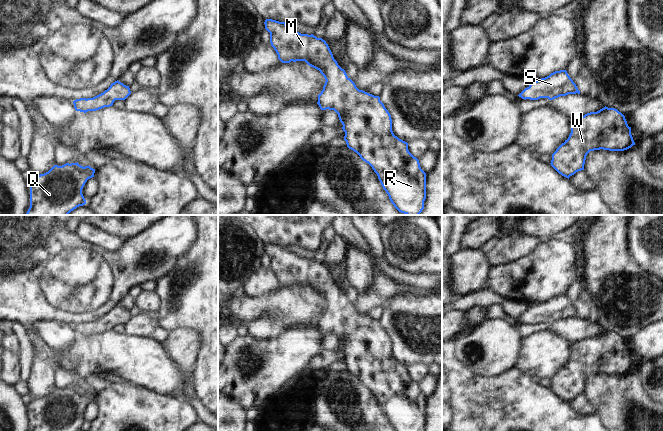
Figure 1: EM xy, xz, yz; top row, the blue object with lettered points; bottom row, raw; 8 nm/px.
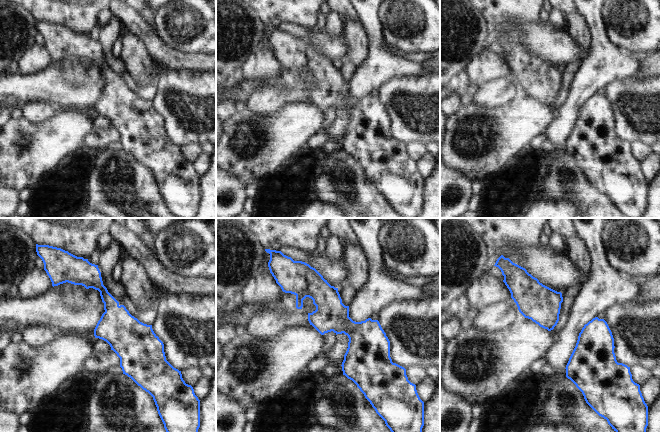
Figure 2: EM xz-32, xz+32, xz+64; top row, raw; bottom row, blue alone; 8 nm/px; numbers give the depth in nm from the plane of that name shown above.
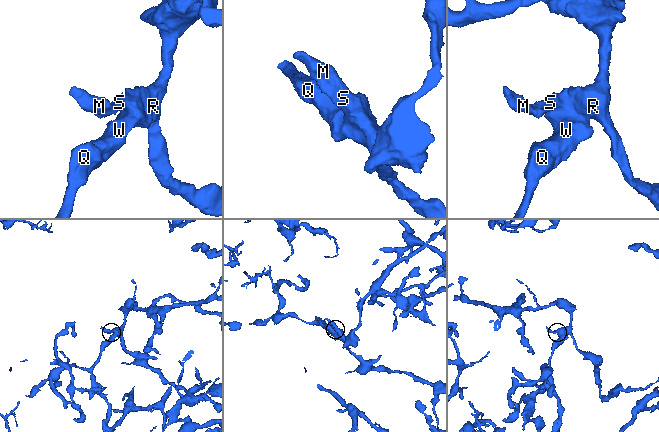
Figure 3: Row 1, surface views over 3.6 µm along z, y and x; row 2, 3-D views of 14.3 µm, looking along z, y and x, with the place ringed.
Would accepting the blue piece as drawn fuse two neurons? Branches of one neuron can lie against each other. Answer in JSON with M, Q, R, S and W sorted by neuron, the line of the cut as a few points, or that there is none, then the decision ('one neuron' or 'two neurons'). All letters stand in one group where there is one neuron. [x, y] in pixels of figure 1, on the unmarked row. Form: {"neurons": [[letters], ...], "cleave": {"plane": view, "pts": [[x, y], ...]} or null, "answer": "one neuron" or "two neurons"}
{"neurons": [["M", "Q", "R", "S", "W"]], "cleave": null, "answer": "one neuron"}

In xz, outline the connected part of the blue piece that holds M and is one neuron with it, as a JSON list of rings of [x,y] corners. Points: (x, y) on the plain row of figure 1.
[[[266,243],[264,248],[270,257],[271,270],[282,287],[305,285],[324,300],[326,305],[317,328],[321,334],[334,334],[338,338],[347,371],[372,391],[394,431],[424,431],[426,397],[421,393],[419,384],[409,376],[408,367],[394,359],[391,339],[380,321],[356,311],[322,262],[301,258],[285,246]]]

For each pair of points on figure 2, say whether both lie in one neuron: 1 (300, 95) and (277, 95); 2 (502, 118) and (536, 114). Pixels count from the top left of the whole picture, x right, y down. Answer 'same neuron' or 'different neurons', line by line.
1: different neurons
2: same neuron

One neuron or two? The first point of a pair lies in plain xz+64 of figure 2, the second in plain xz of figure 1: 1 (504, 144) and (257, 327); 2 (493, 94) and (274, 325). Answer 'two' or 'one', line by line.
1: two
2: one

